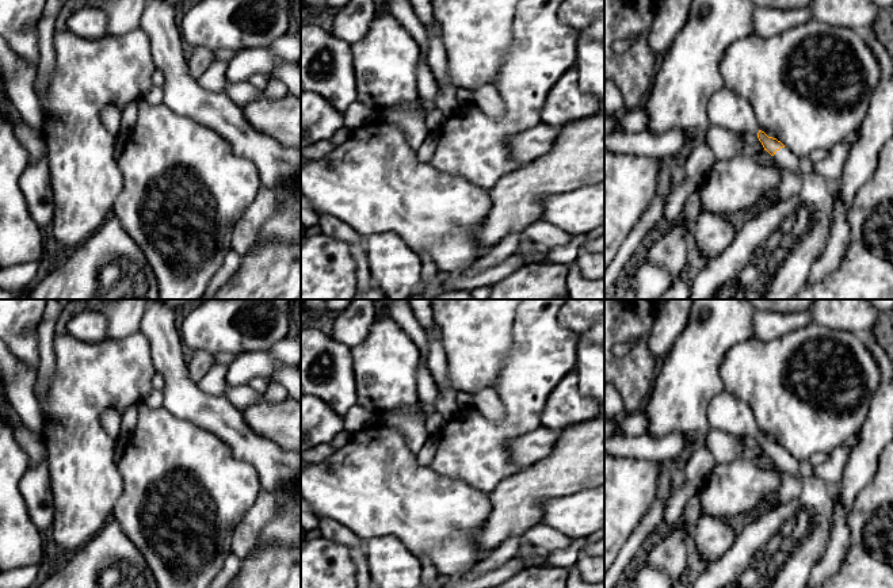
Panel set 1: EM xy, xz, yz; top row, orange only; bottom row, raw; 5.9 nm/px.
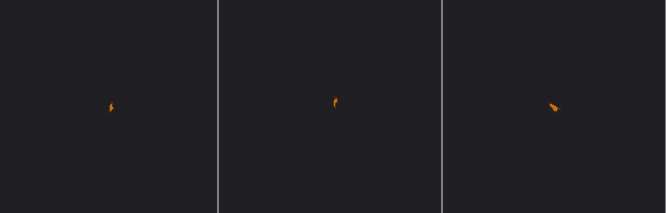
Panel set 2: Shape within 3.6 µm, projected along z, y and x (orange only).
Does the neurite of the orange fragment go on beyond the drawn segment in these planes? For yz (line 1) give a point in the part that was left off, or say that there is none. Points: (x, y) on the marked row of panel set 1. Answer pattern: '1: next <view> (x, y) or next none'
1: next yz (728, 110)

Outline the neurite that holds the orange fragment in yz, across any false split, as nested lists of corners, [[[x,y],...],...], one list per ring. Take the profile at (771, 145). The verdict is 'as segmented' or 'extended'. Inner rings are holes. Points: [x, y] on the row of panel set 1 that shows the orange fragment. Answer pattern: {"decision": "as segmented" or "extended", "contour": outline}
{"decision": "extended", "contour": [[[722,88],[711,98],[707,115],[711,125],[721,126],[737,134],[756,134],[764,150],[775,159],[781,168],[801,175],[799,157],[791,153],[781,141],[762,131],[748,102],[728,88]]]}

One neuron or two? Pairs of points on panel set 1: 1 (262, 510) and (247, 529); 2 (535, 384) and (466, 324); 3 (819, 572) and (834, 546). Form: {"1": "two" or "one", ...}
{"1": "one", "2": "two", "3": "one"}

